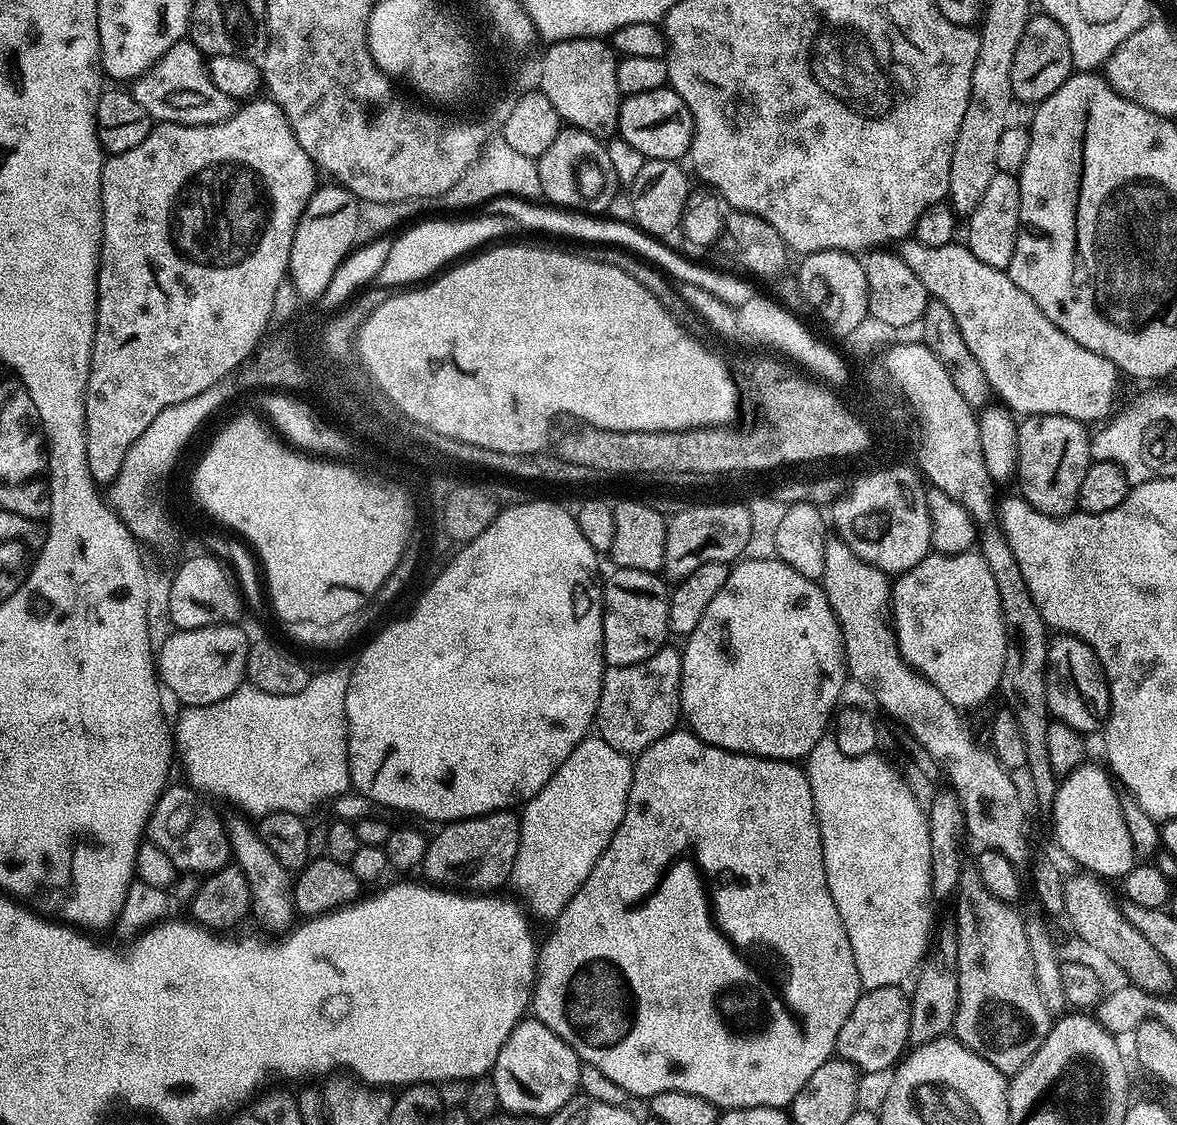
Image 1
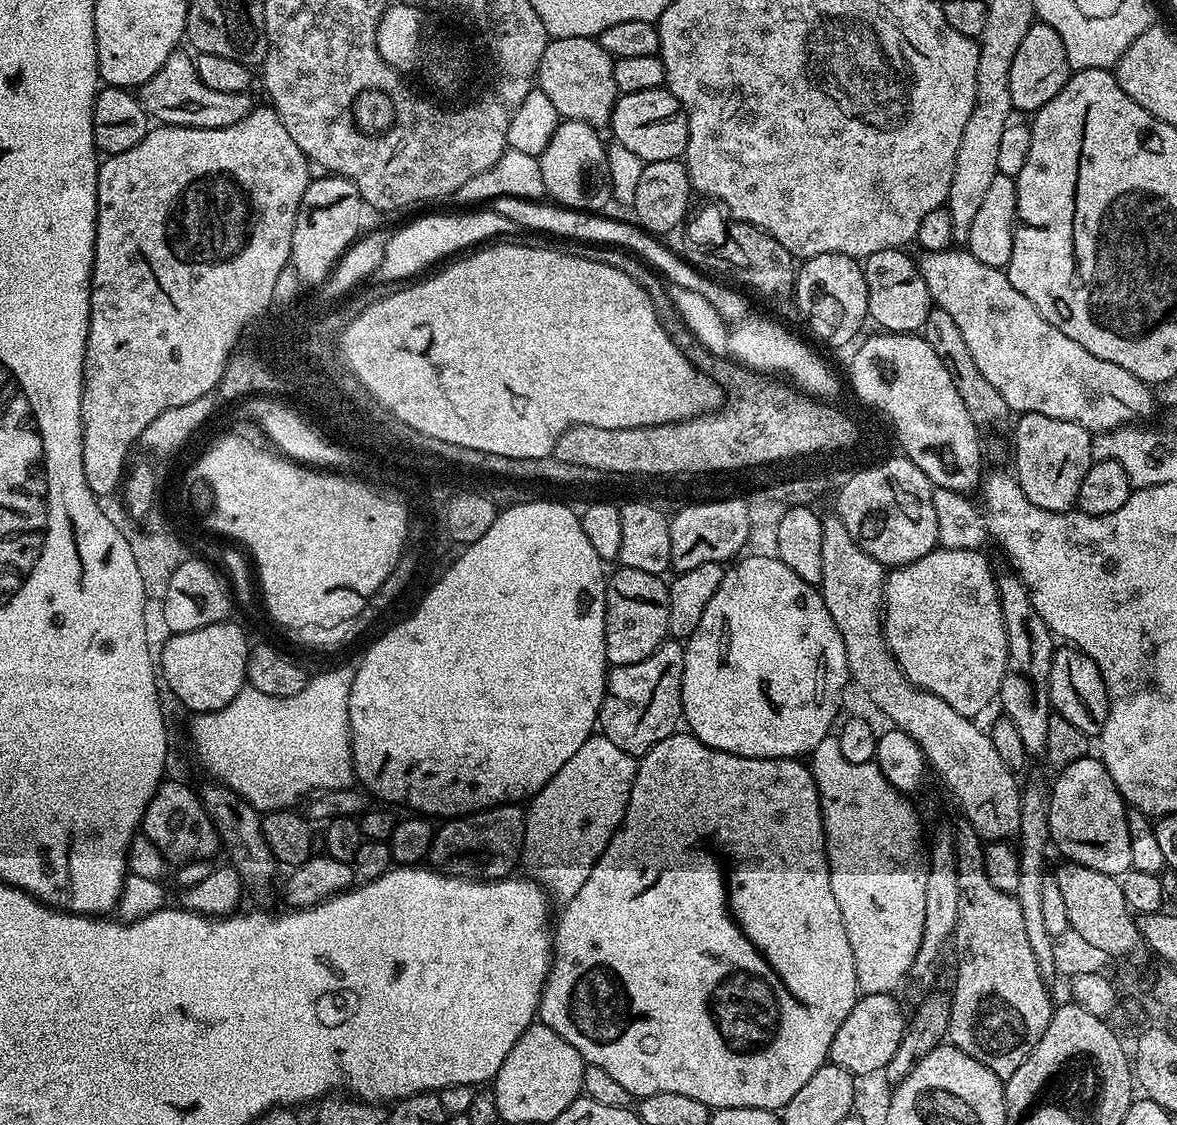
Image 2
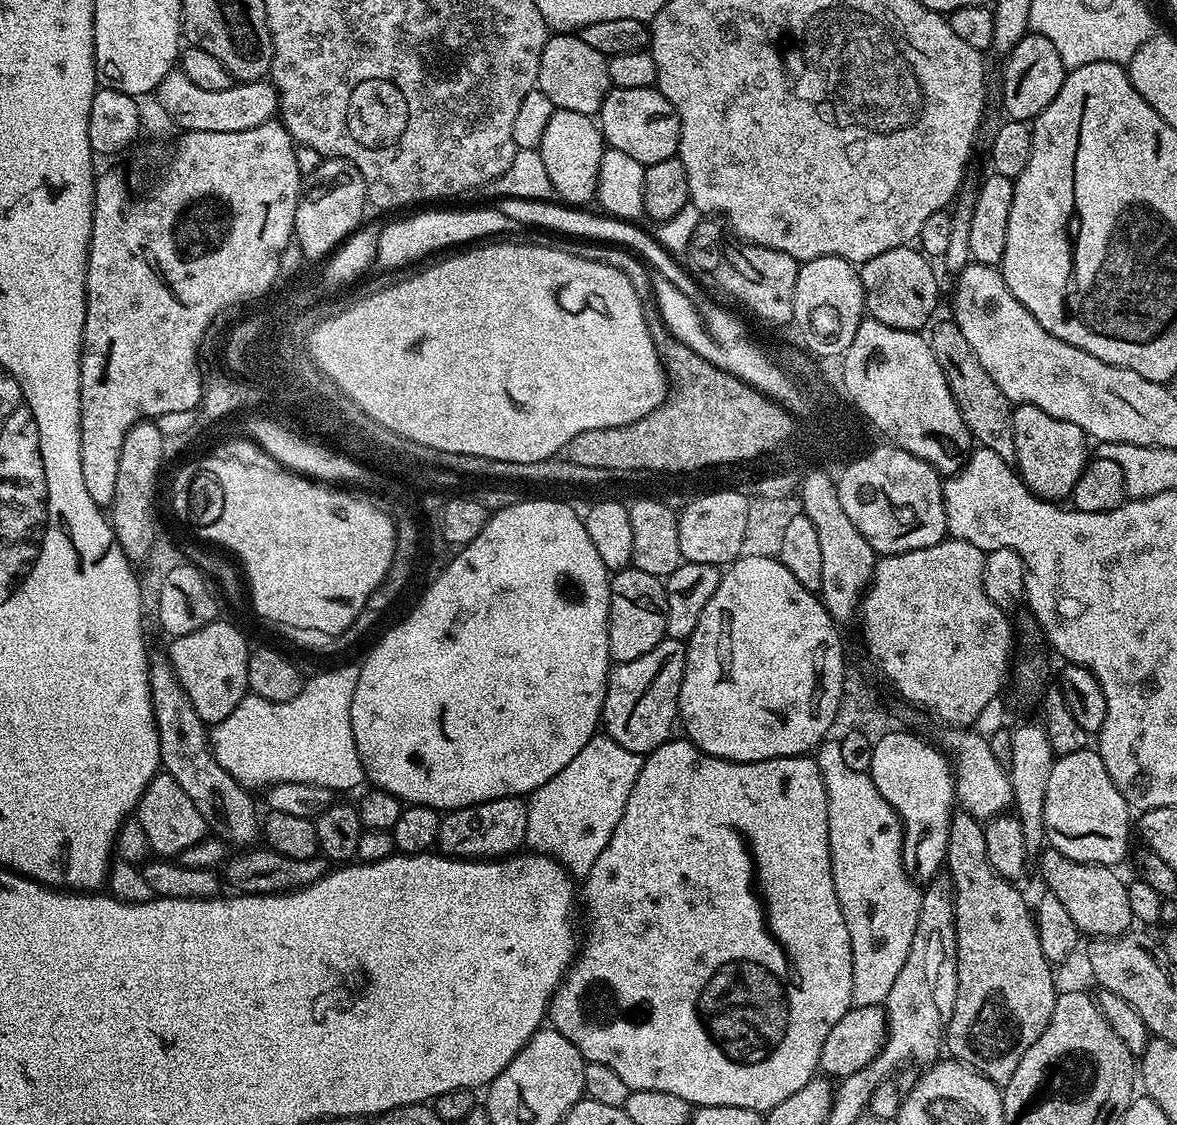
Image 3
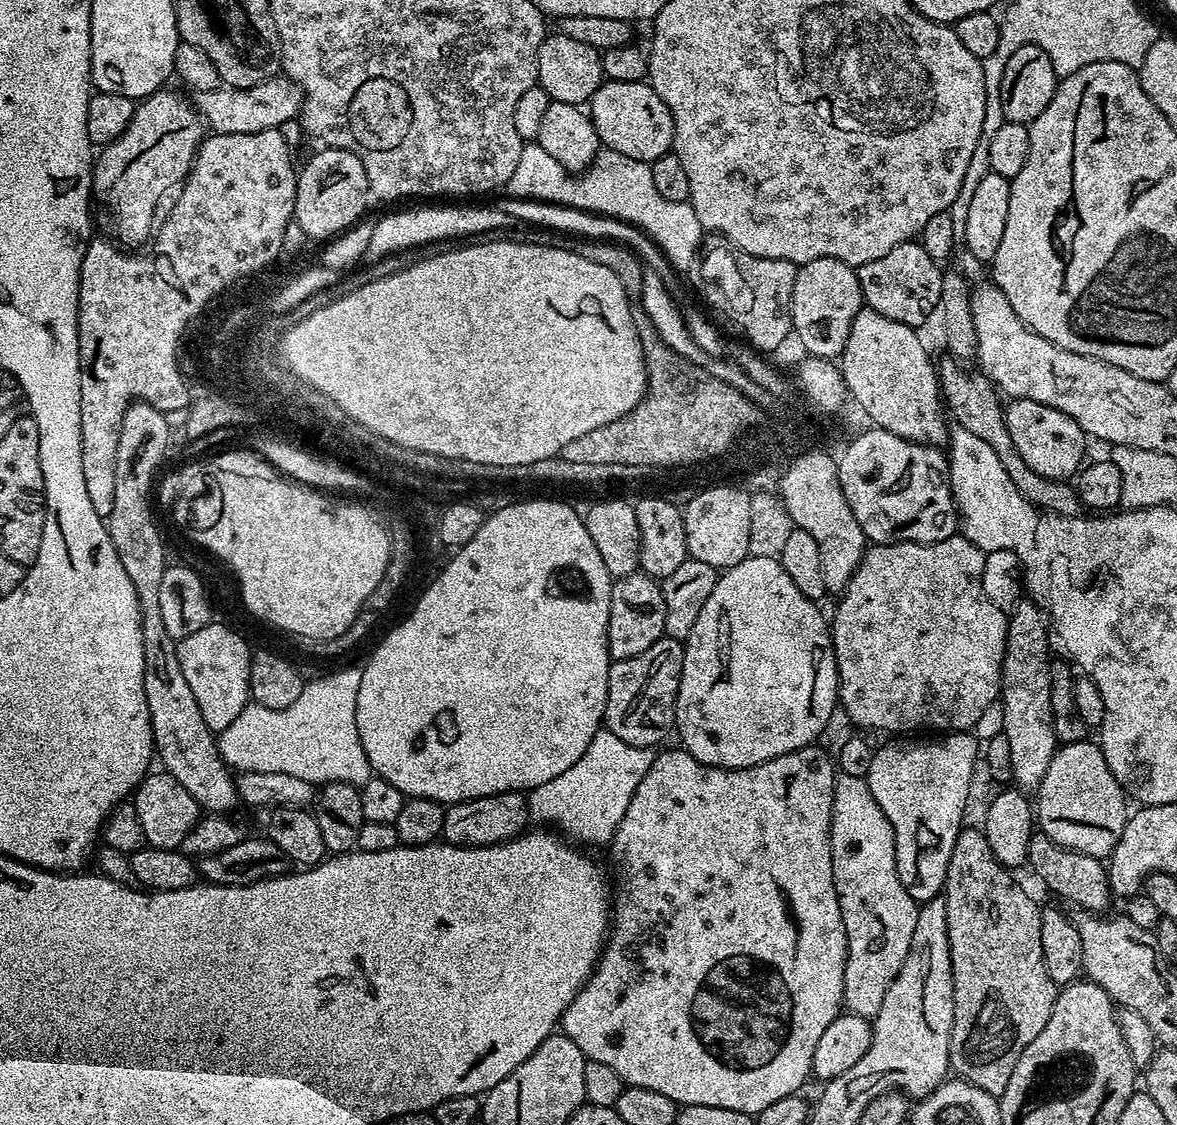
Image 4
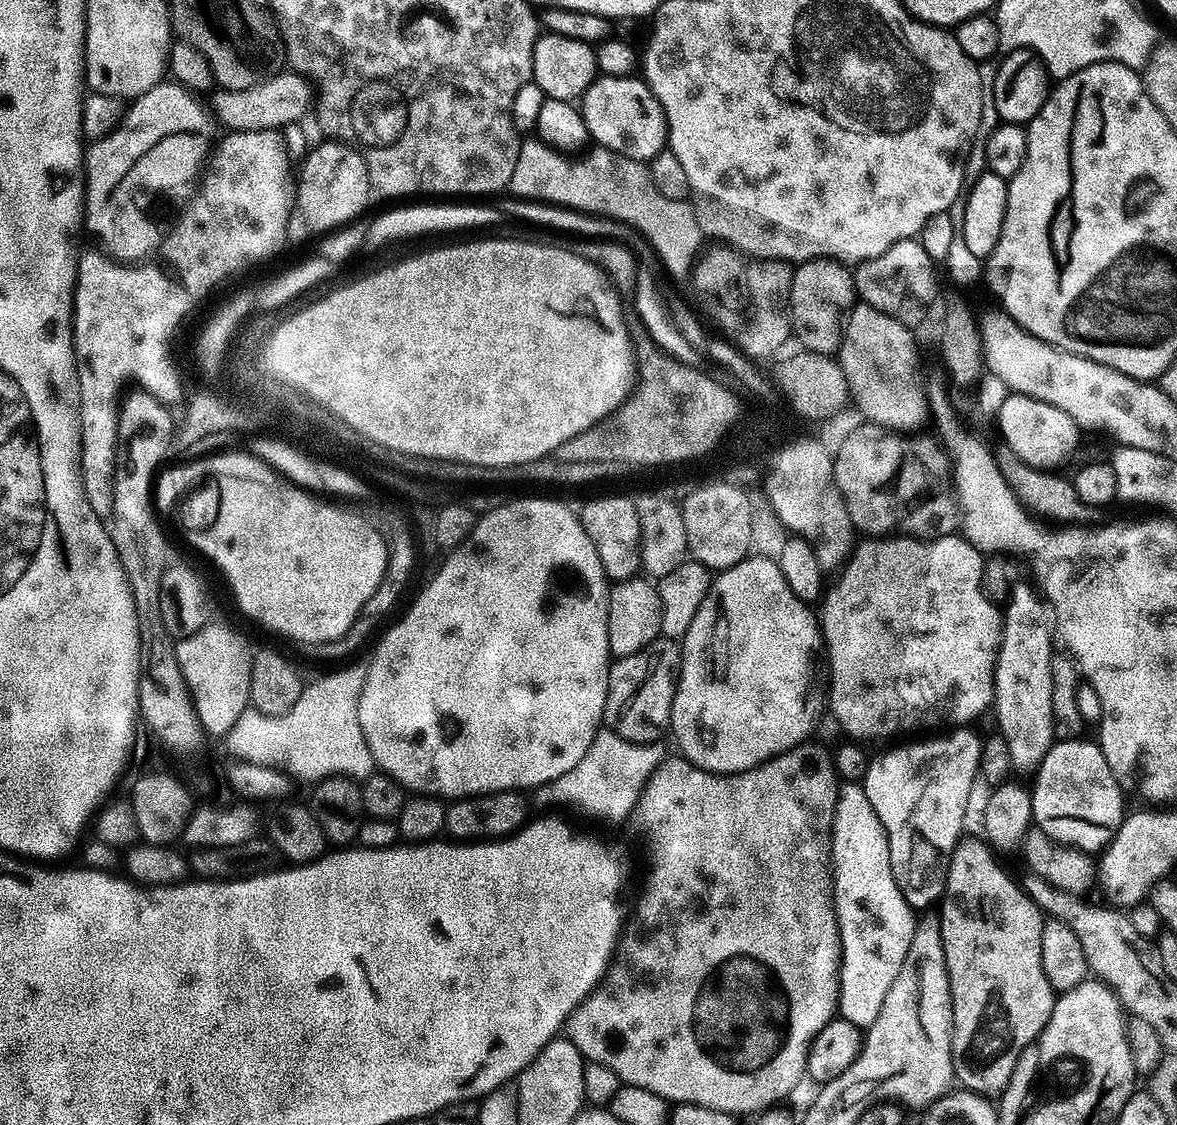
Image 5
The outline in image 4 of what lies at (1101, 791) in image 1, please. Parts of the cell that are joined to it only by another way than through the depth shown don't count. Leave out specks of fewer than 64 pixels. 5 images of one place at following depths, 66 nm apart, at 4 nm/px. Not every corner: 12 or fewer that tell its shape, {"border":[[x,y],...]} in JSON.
{"border":[[1099,743],[1057,747],[1039,831],[1111,857],[1130,808]]}

